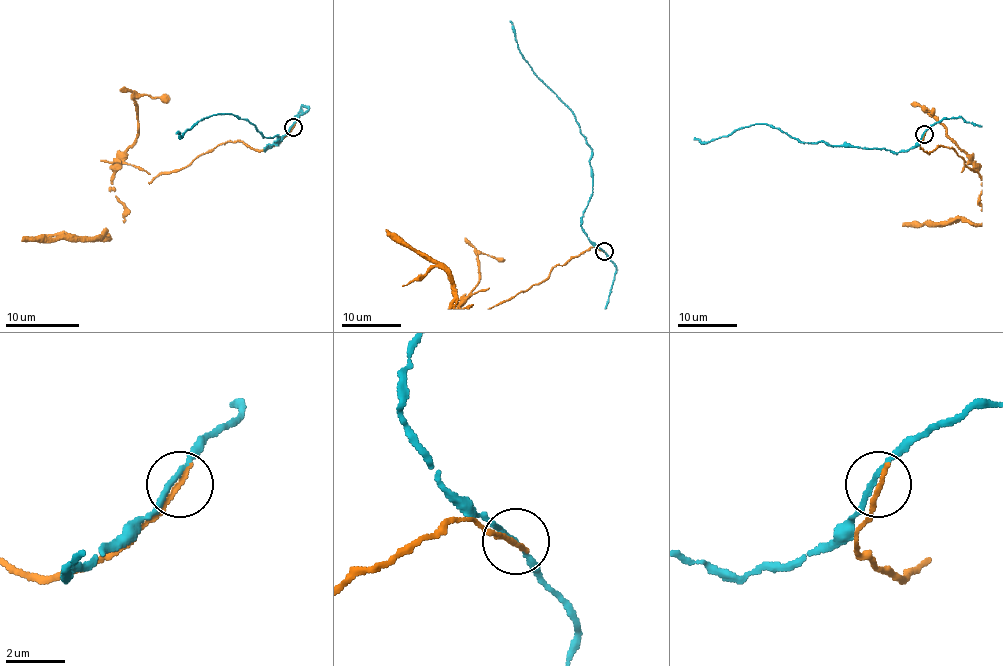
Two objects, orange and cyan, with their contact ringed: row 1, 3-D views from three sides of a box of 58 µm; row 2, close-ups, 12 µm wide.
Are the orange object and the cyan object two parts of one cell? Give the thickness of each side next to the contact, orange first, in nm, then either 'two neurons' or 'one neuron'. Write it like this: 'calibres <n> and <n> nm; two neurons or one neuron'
calibres 190 and 160 nm; two neurons

